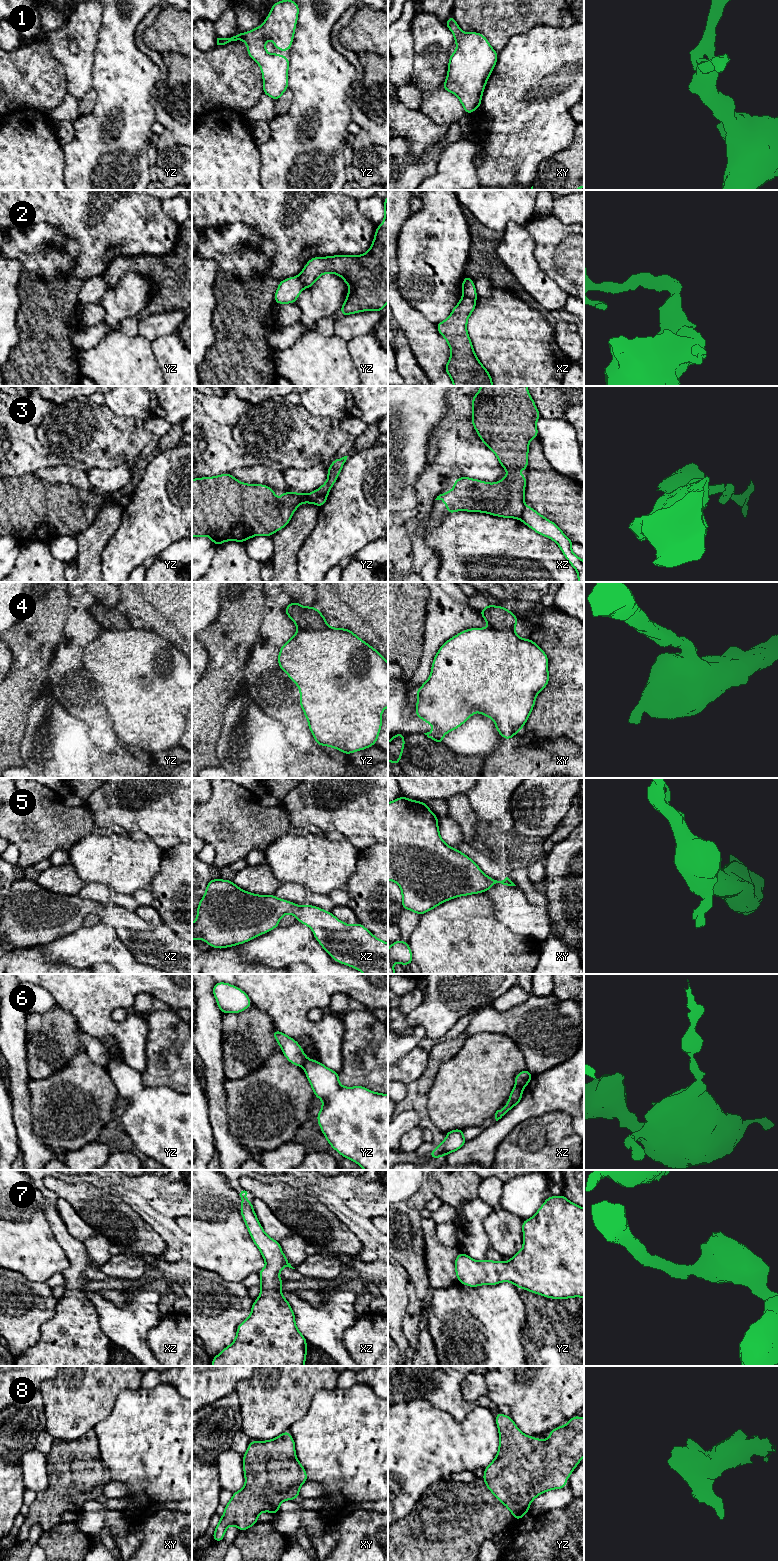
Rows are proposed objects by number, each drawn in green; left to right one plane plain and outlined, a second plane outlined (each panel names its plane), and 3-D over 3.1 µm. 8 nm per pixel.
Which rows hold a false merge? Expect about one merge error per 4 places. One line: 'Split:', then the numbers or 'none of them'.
Split: 2, 3, 4, 6

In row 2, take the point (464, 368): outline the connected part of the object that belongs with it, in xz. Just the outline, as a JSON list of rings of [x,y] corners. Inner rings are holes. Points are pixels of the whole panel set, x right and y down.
[[[462,297],[450,316],[436,325],[451,348],[445,371],[454,386],[493,386],[492,377],[477,358],[467,333],[467,320],[475,307],[475,299]]]

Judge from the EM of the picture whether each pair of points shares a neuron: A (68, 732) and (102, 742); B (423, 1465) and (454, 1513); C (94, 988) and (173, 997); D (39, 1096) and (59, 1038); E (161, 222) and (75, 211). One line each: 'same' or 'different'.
A: different
B: different
C: same
D: different
E: same

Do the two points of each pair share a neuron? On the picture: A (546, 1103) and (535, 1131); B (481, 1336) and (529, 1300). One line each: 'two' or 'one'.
A: two
B: two

